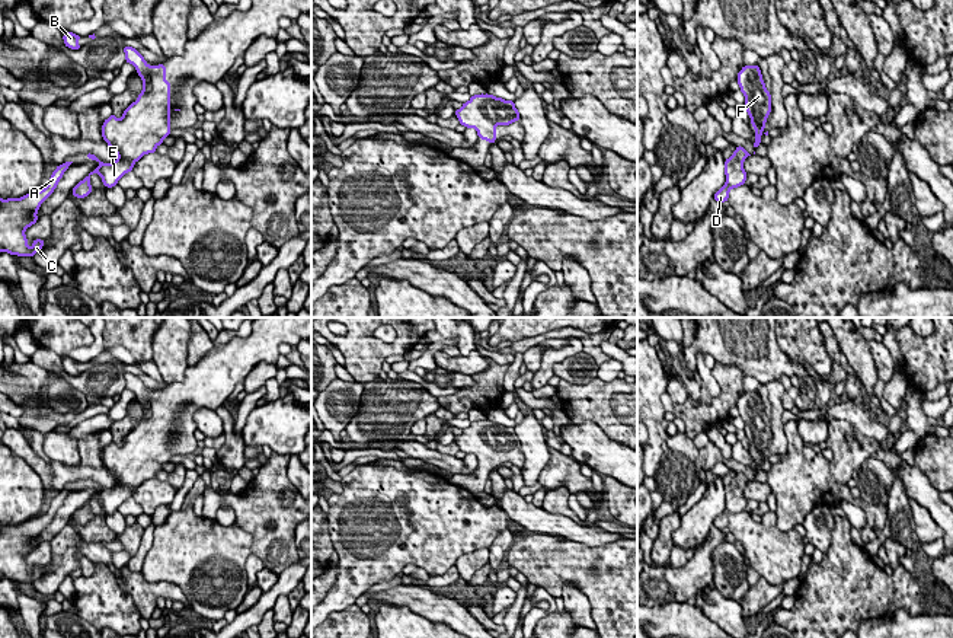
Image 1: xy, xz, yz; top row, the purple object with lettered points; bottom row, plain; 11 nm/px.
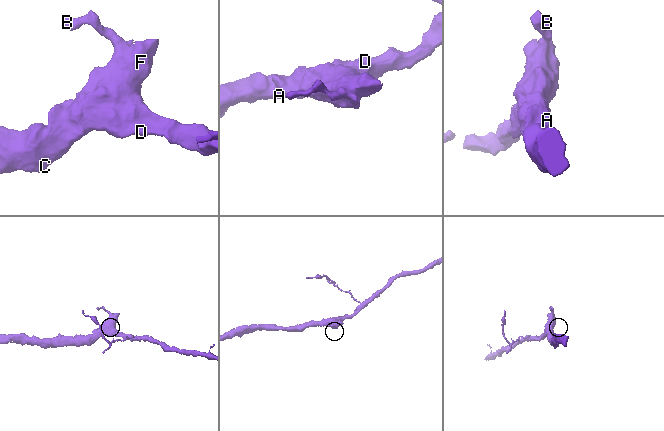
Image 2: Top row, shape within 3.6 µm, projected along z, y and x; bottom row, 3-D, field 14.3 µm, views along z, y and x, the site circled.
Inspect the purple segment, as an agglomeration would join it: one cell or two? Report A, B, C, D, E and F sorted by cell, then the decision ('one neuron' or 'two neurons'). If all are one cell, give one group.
groups A B C D E F; one neuron

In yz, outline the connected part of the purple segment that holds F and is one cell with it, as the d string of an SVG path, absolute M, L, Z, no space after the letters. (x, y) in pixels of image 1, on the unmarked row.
M757 390L743 392L738 399L736 406L745 422L745 437L748 438L751 450L755 454L754 460L757 468L752 469L752 472L757 475L761 470L761 460L764 459L762 456L765 454L768 440L773 437L771 421L765 415L761 396Z

